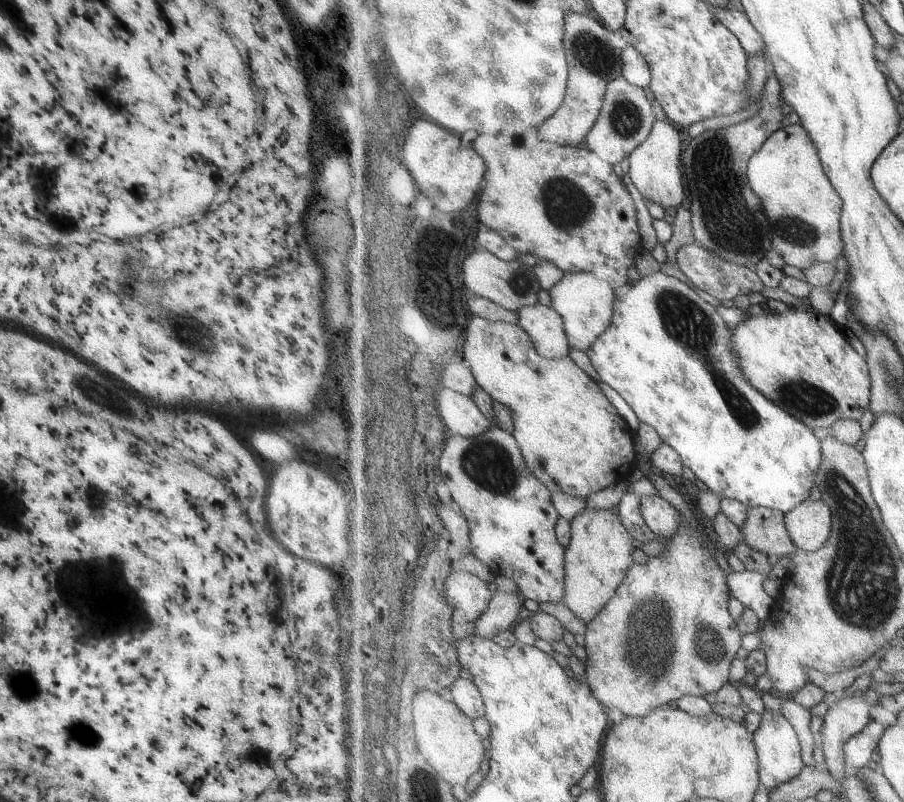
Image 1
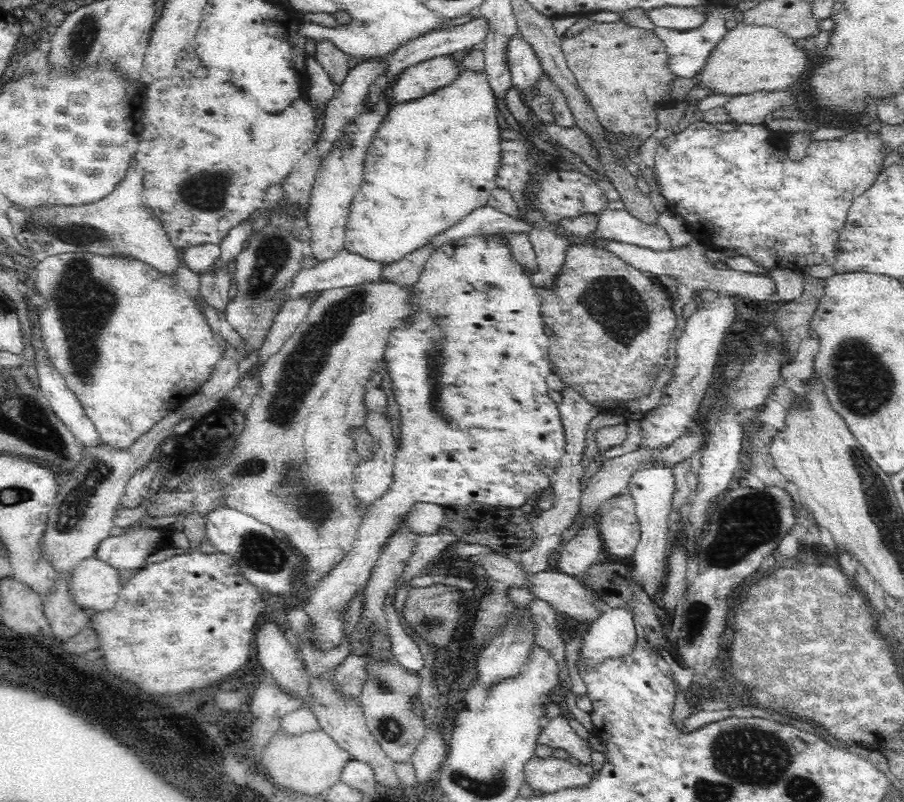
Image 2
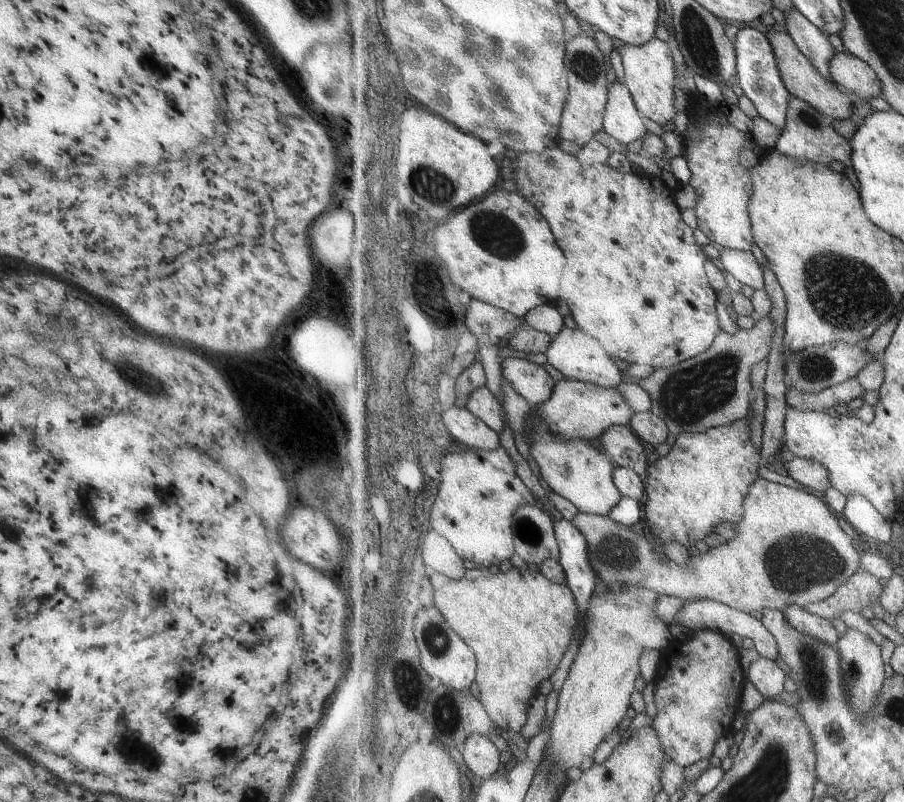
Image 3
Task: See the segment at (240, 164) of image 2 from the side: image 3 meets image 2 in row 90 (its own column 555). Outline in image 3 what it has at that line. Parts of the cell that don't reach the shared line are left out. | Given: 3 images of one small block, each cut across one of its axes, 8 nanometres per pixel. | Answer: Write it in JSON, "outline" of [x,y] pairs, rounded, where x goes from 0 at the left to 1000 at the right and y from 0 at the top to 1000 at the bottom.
{"outline":[[[616,182],[605,183],[595,191],[574,190],[572,200],[565,202],[567,209],[565,209],[565,217],[561,218],[570,222],[570,229],[572,229],[570,237],[581,242],[580,246],[598,262],[598,267],[603,267],[607,272],[607,279],[612,282],[612,292],[614,292],[618,307],[625,312],[625,317],[629,322],[625,357],[621,359],[621,362],[625,362],[625,367],[621,367],[621,372],[629,379],[632,389],[636,392],[638,406],[654,416],[654,419],[662,421],[665,429],[669,431],[669,436],[673,438],[675,445],[681,450],[687,446],[687,455],[689,455],[689,449],[694,449],[694,451],[707,451],[707,454],[716,454],[716,456],[730,460],[747,456],[773,440],[780,439],[792,425],[793,418],[799,409],[795,406],[795,392],[793,392],[795,372],[793,372],[793,363],[789,359],[781,337],[783,322],[777,308],[771,304],[771,297],[767,292],[768,284],[756,277],[753,261],[749,258],[749,252],[747,252],[746,237],[738,233],[738,229],[730,219],[706,217],[699,213],[689,216],[668,204],[650,206],[644,203],[638,195],[623,190]]]}

